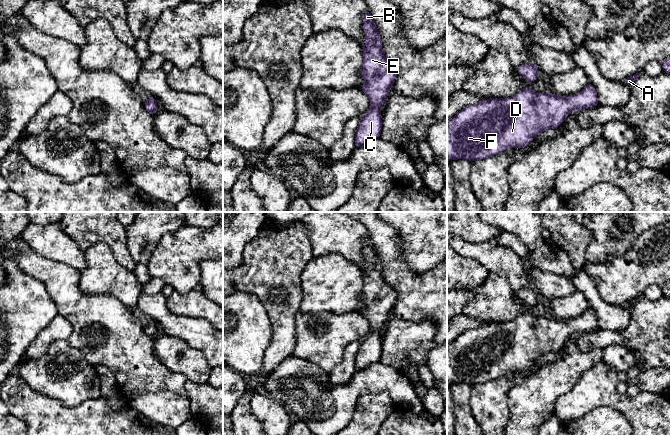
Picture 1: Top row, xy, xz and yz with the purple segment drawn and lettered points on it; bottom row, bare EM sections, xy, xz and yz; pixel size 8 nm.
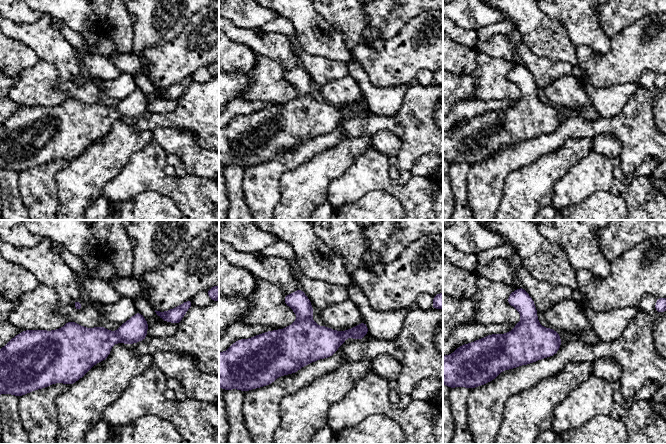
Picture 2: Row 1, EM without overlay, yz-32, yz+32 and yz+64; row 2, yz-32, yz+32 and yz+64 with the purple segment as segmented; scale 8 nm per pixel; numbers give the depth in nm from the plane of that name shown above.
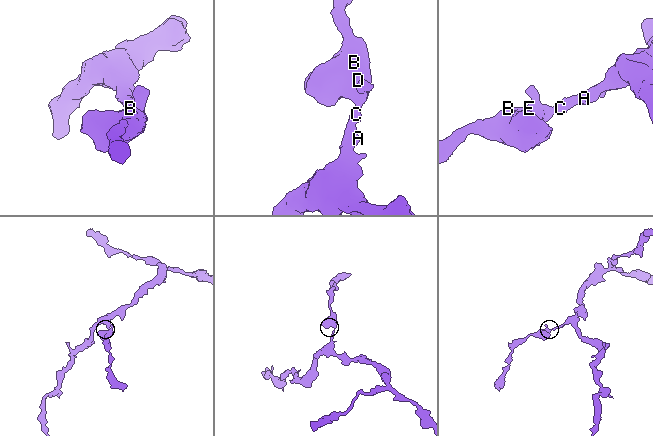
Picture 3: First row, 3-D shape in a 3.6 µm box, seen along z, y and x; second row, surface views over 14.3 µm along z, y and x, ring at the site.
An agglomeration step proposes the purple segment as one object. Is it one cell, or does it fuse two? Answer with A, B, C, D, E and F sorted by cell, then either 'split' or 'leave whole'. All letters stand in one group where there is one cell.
A B C D E F; leave whole

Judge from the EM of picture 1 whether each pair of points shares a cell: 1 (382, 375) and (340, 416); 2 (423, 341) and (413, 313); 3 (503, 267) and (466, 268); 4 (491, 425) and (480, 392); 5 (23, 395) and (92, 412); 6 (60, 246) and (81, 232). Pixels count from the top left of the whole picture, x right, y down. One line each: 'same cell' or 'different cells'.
1: same cell
2: different cells
3: different cells
4: same cell
5: same cell
6: different cells

